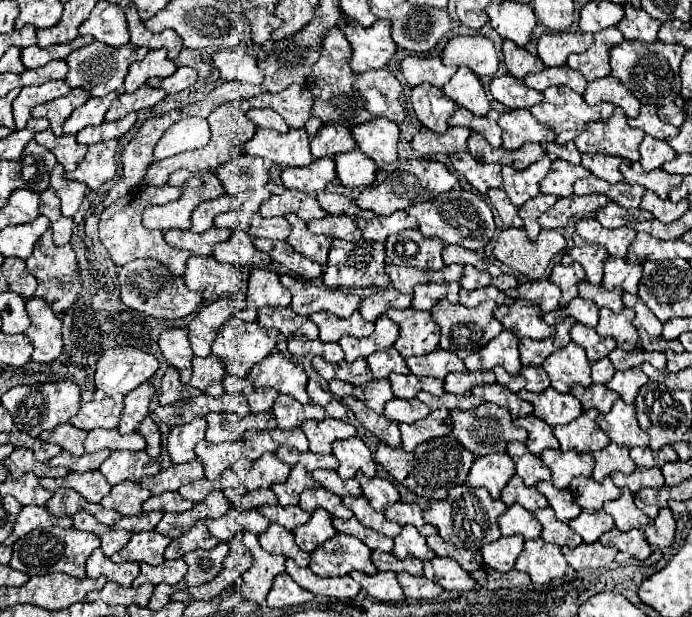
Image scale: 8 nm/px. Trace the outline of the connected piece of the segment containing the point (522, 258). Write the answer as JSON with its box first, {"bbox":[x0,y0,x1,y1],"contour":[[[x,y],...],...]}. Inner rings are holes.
{"bbox":[493,228,567,280],"contour":[[[503,228],[497,236],[493,254],[505,266],[521,272],[529,280],[545,274],[549,262],[567,248],[559,230],[541,230],[539,240],[531,242],[523,228]]]}

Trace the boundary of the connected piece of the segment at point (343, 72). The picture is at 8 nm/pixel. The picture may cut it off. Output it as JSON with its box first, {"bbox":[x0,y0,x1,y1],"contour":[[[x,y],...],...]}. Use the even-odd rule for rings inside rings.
{"bbox":[307,28,403,128],"contour":[[[339,28],[329,30],[323,42],[321,58],[313,66],[311,76],[307,78],[307,86],[313,94],[311,114],[321,118],[321,122],[325,124],[343,124],[345,128],[353,128],[357,124],[363,124],[379,116],[385,116],[391,122],[399,124],[403,120],[403,106],[399,102],[401,94],[399,80],[387,68],[355,74],[349,66],[349,58],[351,58],[351,46],[349,40],[345,40],[345,34],[341,34]]]}

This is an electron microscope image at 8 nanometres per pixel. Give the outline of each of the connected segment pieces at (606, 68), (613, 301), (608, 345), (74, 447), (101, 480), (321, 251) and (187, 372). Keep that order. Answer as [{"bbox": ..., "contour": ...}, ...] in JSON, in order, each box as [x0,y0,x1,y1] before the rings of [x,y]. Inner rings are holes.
[{"bbox":[567,28,623,82],"contour":[[[607,28],[595,34],[593,46],[589,46],[587,52],[583,54],[571,54],[567,64],[573,70],[583,72],[583,76],[591,82],[595,78],[603,78],[611,74],[611,64],[609,64],[609,50],[623,42],[623,34],[619,28]]]},{"bbox":[579,280,623,310],"contour":[[[587,280],[579,282],[579,296],[581,298],[589,298],[593,300],[599,308],[609,308],[609,310],[621,310],[623,302],[621,302],[621,288],[613,288],[613,290],[605,290],[603,286],[593,286]]]},{"bbox":[571,322,617,362],"contour":[[[575,322],[575,326],[571,328],[571,338],[575,344],[579,344],[587,352],[589,362],[597,362],[597,360],[605,358],[617,346],[613,342],[613,338],[601,338],[593,328],[581,326],[579,322]]]},{"bbox":[39,424,87,456],"contour":[[[61,424],[57,426],[57,430],[51,430],[51,432],[41,432],[39,438],[43,442],[53,442],[53,444],[59,444],[63,450],[71,452],[73,456],[81,456],[83,454],[83,442],[87,438],[87,432],[75,428],[73,424]]]},{"bbox":[41,470,111,502],"contour":[[[99,470],[89,472],[69,472],[65,478],[41,478],[43,488],[55,492],[57,488],[73,488],[89,502],[101,502],[105,494],[109,494],[111,486]]]},{"bbox":[285,214,333,264],"contour":[[[289,214],[285,218],[289,220],[289,224],[293,228],[289,238],[287,238],[287,242],[293,246],[293,250],[301,252],[305,258],[309,258],[309,260],[313,260],[317,264],[325,264],[327,262],[327,252],[331,248],[333,238],[315,236],[313,232],[309,232],[307,224],[301,218],[293,216],[293,214]]]},{"bbox":[159,328,193,384],"contour":[[[183,328],[165,330],[159,338],[159,348],[161,348],[165,360],[181,372],[181,382],[189,384],[191,374],[193,374],[193,370],[191,370],[193,352],[191,352],[191,342],[187,338],[187,330],[183,330]]]}]

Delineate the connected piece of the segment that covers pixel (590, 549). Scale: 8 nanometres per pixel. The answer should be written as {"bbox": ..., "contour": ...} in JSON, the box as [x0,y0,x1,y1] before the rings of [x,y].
{"bbox":[561,542,617,570],"contour":[[[601,542],[595,544],[581,544],[577,548],[561,548],[567,564],[573,570],[583,570],[583,568],[605,568],[609,566],[615,556],[617,550],[611,546],[603,546]]]}

